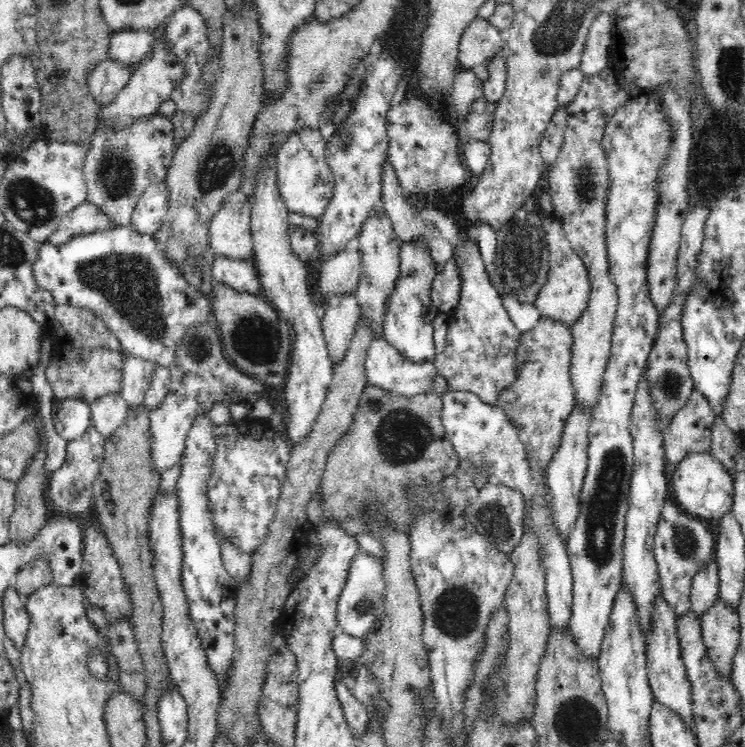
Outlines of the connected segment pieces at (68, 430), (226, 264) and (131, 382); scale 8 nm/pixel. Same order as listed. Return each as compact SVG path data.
M55 399L51 406L53 425L66 441L78 440L93 425L91 406L82 399Z
M218 256L212 266L212 275L214 282L220 282L240 293L256 296L261 288L252 258L233 260Z
M130 355L123 360L122 367L122 390L129 410L143 408L145 395L151 386L151 378L155 364L143 358Z

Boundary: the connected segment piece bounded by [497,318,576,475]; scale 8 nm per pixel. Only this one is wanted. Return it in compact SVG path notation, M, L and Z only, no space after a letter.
M541 318L526 335L522 333L515 355L518 373L516 384L500 394L497 404L516 425L518 436L528 449L530 464L546 475L552 455L560 446L567 418L576 404L570 373L572 329L556 320Z

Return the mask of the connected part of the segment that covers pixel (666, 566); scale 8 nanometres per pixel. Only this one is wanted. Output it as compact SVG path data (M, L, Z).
M668 501L663 506L657 525L653 553L657 562L661 597L675 610L678 617L682 616L691 610L693 576L699 568L715 560L715 536L698 518Z

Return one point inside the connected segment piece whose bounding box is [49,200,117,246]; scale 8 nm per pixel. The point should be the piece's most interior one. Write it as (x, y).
(86, 218)

